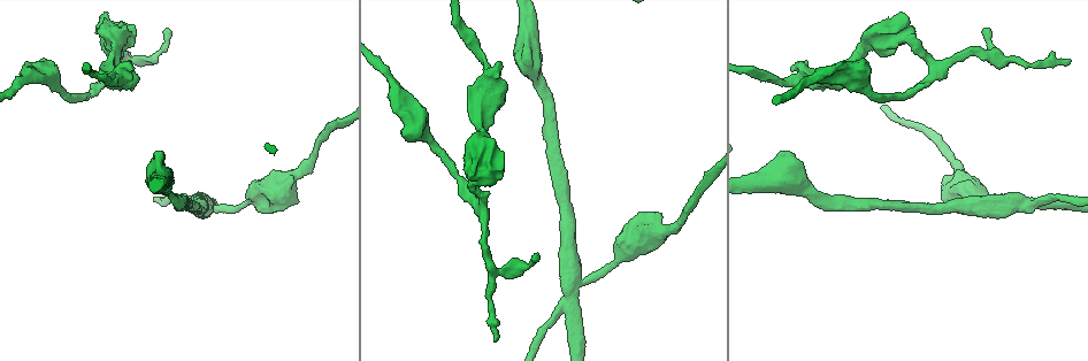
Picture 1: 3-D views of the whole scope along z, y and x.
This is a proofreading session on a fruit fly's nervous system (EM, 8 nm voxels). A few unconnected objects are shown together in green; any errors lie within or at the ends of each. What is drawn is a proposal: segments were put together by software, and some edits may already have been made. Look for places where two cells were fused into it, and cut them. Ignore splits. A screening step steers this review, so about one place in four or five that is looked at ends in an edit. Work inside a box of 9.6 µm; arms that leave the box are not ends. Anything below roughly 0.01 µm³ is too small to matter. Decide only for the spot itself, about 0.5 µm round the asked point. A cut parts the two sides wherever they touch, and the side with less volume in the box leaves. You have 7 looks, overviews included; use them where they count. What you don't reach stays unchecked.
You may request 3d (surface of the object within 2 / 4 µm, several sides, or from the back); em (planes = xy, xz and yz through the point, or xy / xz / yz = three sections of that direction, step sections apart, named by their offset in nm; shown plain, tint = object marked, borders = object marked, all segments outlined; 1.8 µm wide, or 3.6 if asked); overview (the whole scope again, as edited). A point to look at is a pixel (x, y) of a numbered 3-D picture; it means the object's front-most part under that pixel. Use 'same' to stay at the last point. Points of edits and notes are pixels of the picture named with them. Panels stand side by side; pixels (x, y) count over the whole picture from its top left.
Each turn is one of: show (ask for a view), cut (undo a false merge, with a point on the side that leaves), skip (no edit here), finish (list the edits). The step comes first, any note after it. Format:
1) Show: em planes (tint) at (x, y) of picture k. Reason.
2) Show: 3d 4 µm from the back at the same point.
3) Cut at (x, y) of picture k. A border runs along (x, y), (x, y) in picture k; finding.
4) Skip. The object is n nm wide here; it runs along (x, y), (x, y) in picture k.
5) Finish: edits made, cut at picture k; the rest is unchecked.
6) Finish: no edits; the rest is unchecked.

Show: em 3.6 µm yz step 4 (tint) at (482, 176) of picture 1. Abrupt turn.

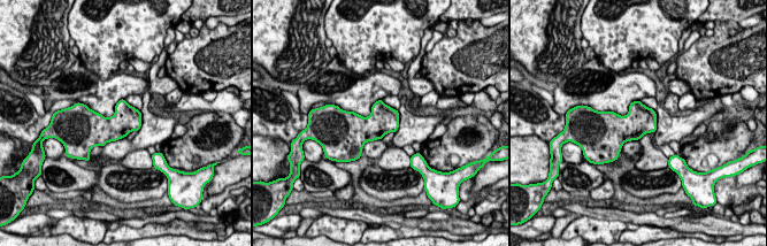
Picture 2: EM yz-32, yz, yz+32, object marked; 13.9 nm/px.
Show: em 3.6 µm planes (borders) at the same point.

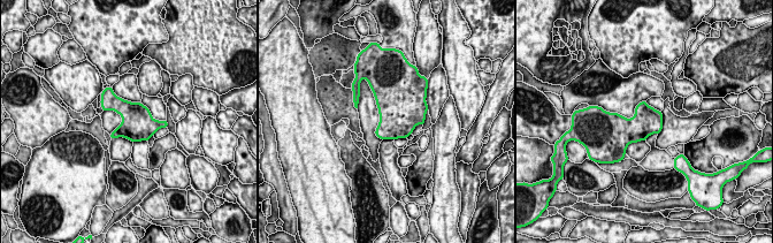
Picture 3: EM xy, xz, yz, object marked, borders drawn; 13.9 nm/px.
Cut at (115, 134) of picture 3. The object is 400 nm wide here; a second cell is stuck on.

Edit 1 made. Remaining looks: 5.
Show: overview.

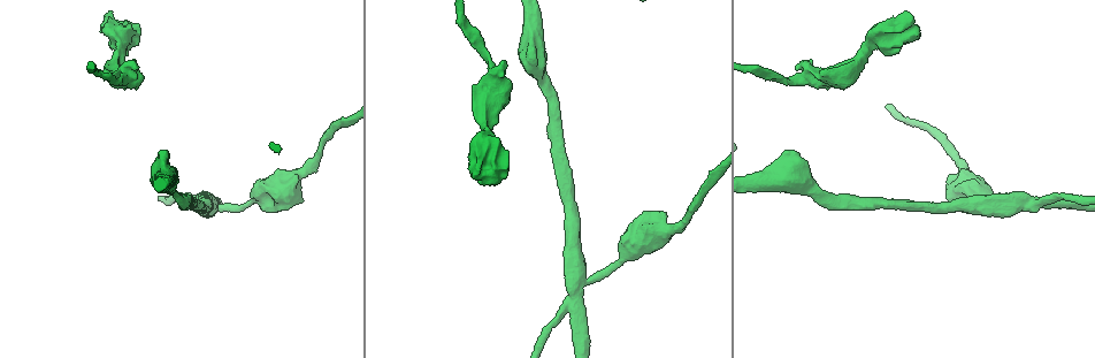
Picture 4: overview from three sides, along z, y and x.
Show: em planes (borders) at (497, 77) of picture 4. Sudden change in width.

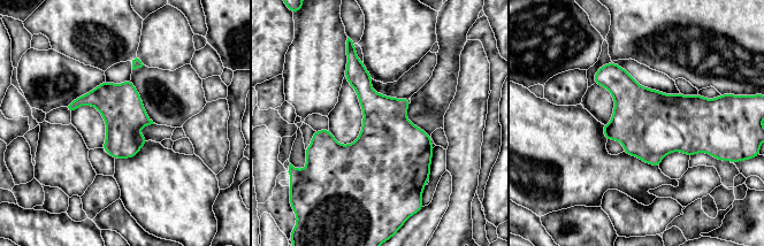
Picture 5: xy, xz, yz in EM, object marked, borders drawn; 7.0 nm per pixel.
Skip. Continuous, no second cell.

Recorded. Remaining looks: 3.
Finish: edits made, cut at picture 3; the rest is unchecked.

